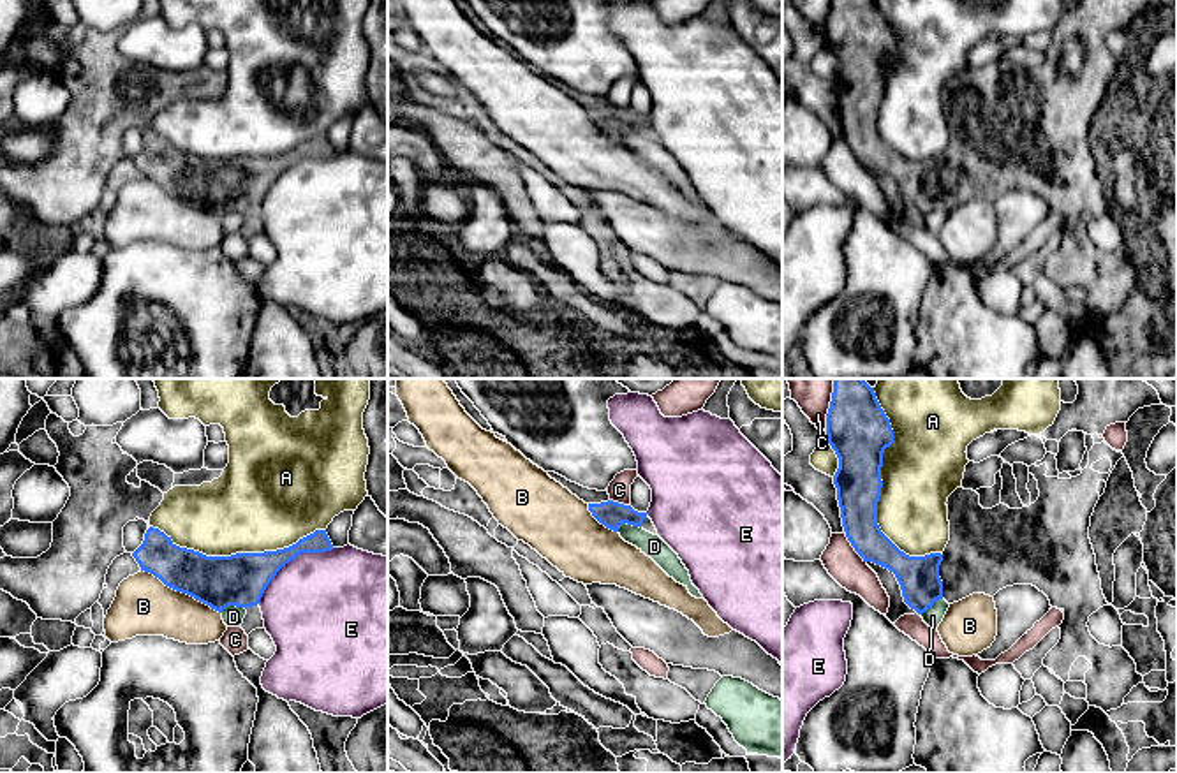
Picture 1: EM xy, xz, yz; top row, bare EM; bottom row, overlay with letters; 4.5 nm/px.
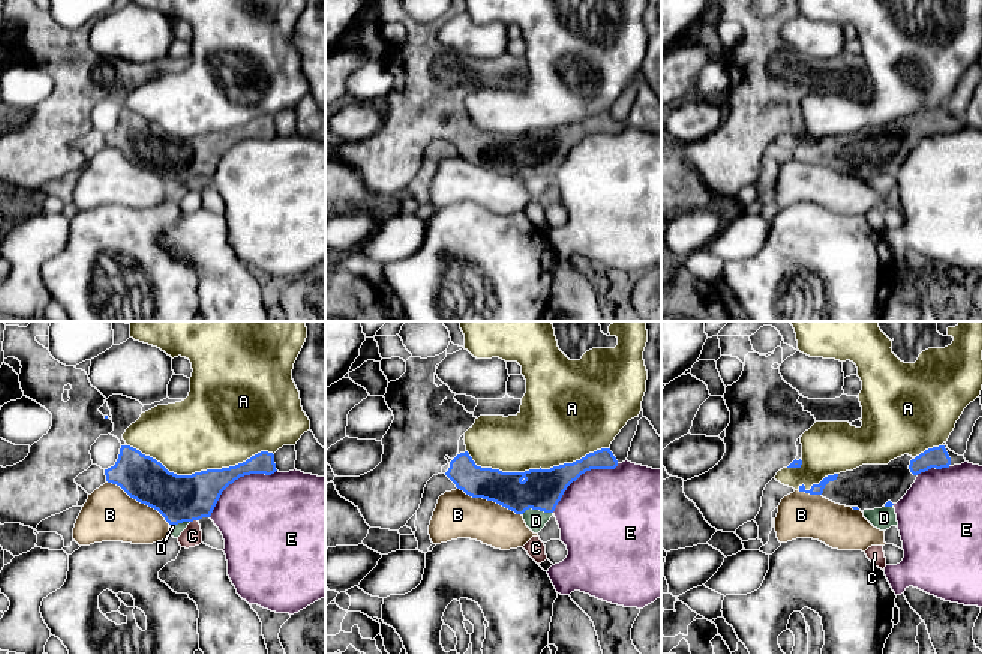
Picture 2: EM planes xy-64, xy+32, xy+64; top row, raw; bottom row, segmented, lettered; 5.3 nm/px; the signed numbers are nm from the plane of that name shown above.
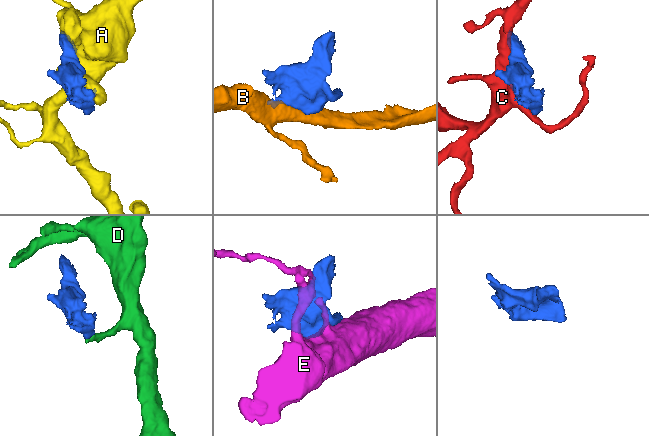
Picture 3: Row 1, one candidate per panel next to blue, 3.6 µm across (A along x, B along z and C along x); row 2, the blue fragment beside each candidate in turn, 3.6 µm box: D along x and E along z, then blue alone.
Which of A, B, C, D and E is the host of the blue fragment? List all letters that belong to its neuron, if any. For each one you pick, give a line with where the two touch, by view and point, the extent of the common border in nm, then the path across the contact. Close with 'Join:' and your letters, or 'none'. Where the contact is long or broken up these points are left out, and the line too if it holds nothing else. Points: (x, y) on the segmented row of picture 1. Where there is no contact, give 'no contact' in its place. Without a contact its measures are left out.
Join: none

